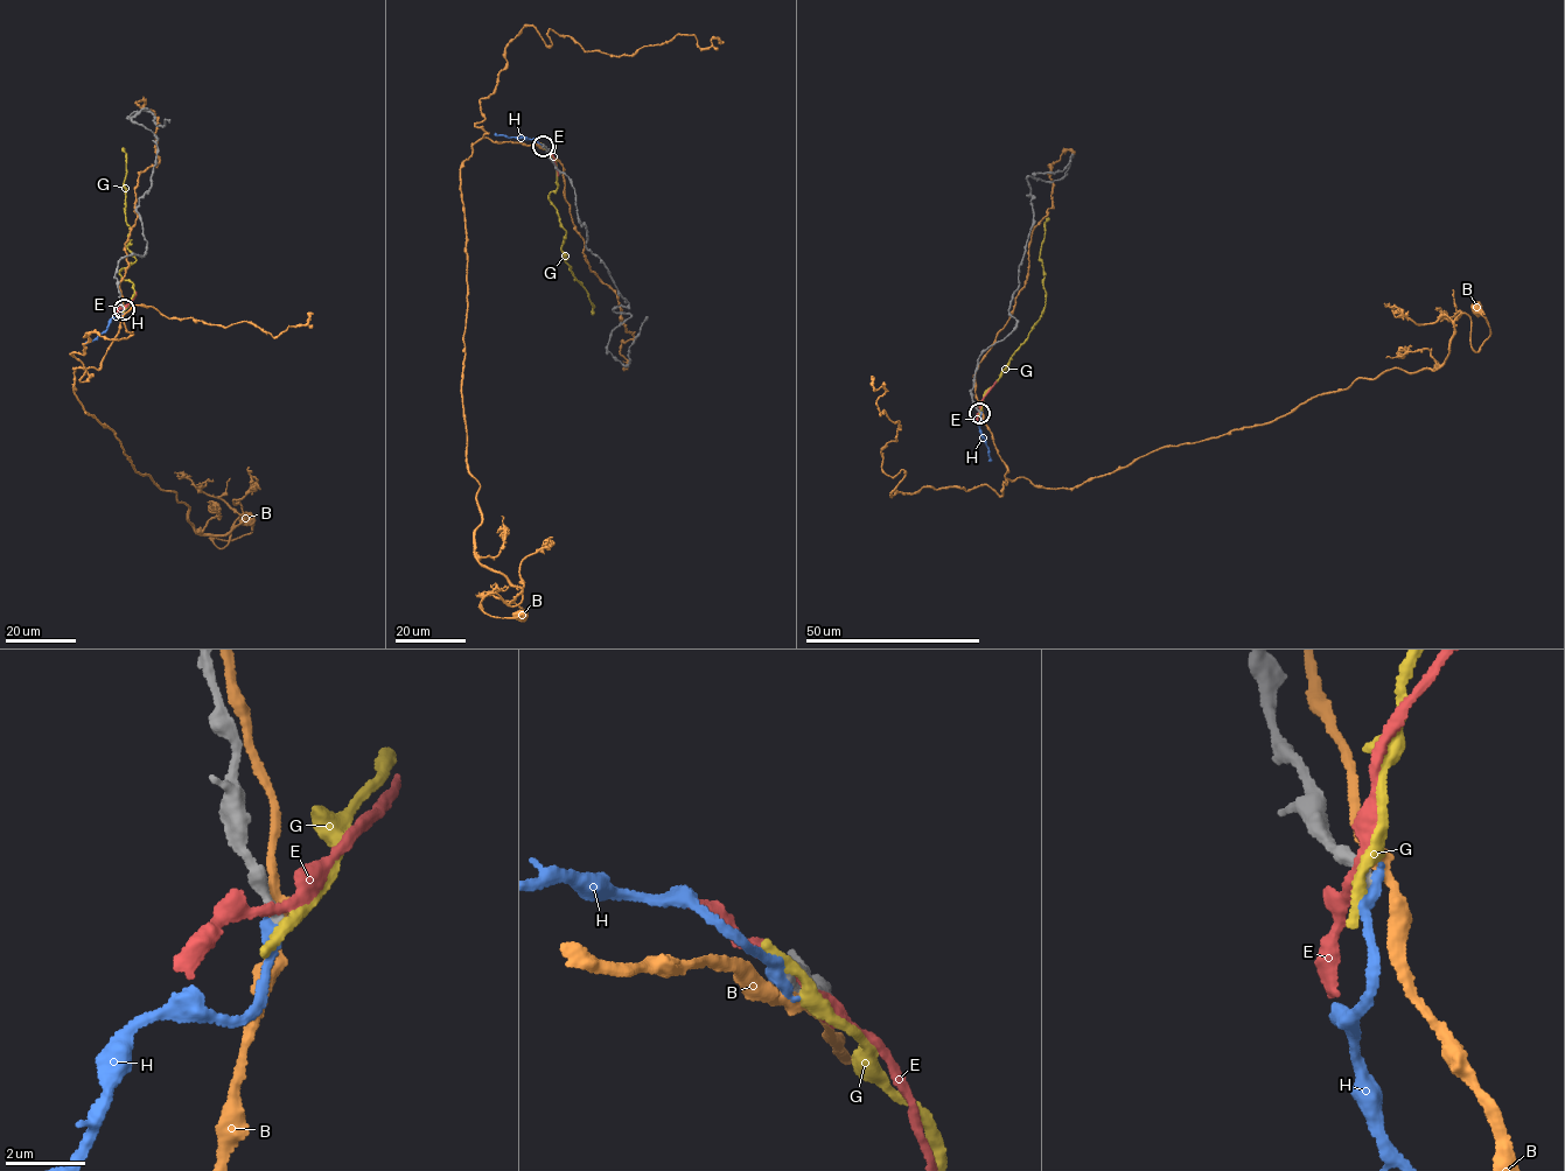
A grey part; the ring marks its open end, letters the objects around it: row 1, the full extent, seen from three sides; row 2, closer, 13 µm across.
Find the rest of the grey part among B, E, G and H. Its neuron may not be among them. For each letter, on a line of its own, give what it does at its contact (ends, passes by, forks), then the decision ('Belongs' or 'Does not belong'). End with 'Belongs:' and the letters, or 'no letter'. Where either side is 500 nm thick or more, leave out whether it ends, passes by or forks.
B: It passes by. Does not belong
E: It passes by. Does not belong
G: It passes by. Does not belong
H: It ends there. Does not belong
Belongs: no letter

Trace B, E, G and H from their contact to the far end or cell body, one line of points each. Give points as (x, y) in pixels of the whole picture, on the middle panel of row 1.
B: (543, 147), (483, 138), (460, 169), (474, 558), (522, 594), (511, 607), (486, 595), (483, 610), (521, 615)
E: (543, 146), (553, 156), (557, 175)
G: (543, 146), (554, 158), (557, 170), (558, 187), (549, 200), (565, 230), (561, 250), (588, 295), (592, 314)
H: (543, 147), (523, 137), (494, 133)

